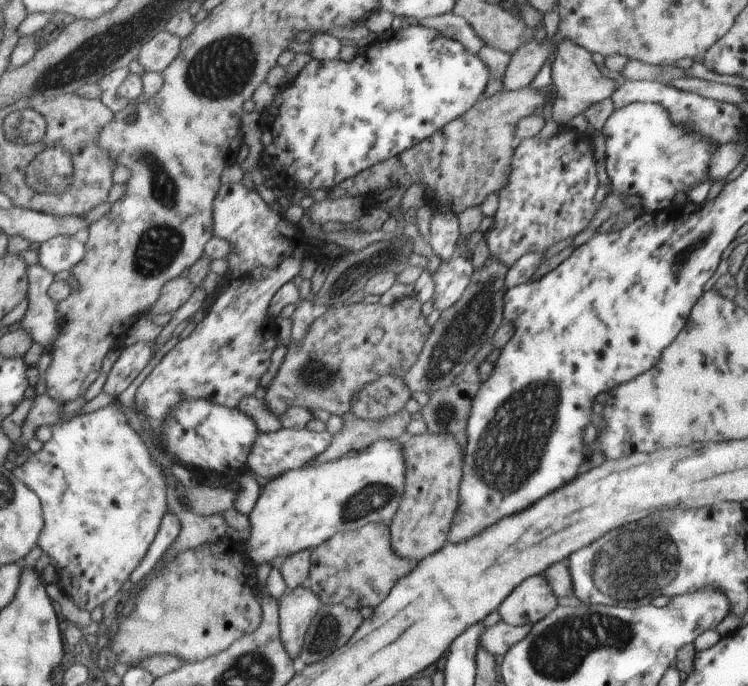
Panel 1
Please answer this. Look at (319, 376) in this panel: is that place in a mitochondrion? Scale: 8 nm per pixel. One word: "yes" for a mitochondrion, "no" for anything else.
yes

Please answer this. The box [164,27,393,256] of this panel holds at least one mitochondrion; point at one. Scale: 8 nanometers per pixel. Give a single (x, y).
(222, 68)

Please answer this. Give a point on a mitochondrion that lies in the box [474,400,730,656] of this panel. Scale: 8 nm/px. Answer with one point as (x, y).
(619, 569)

